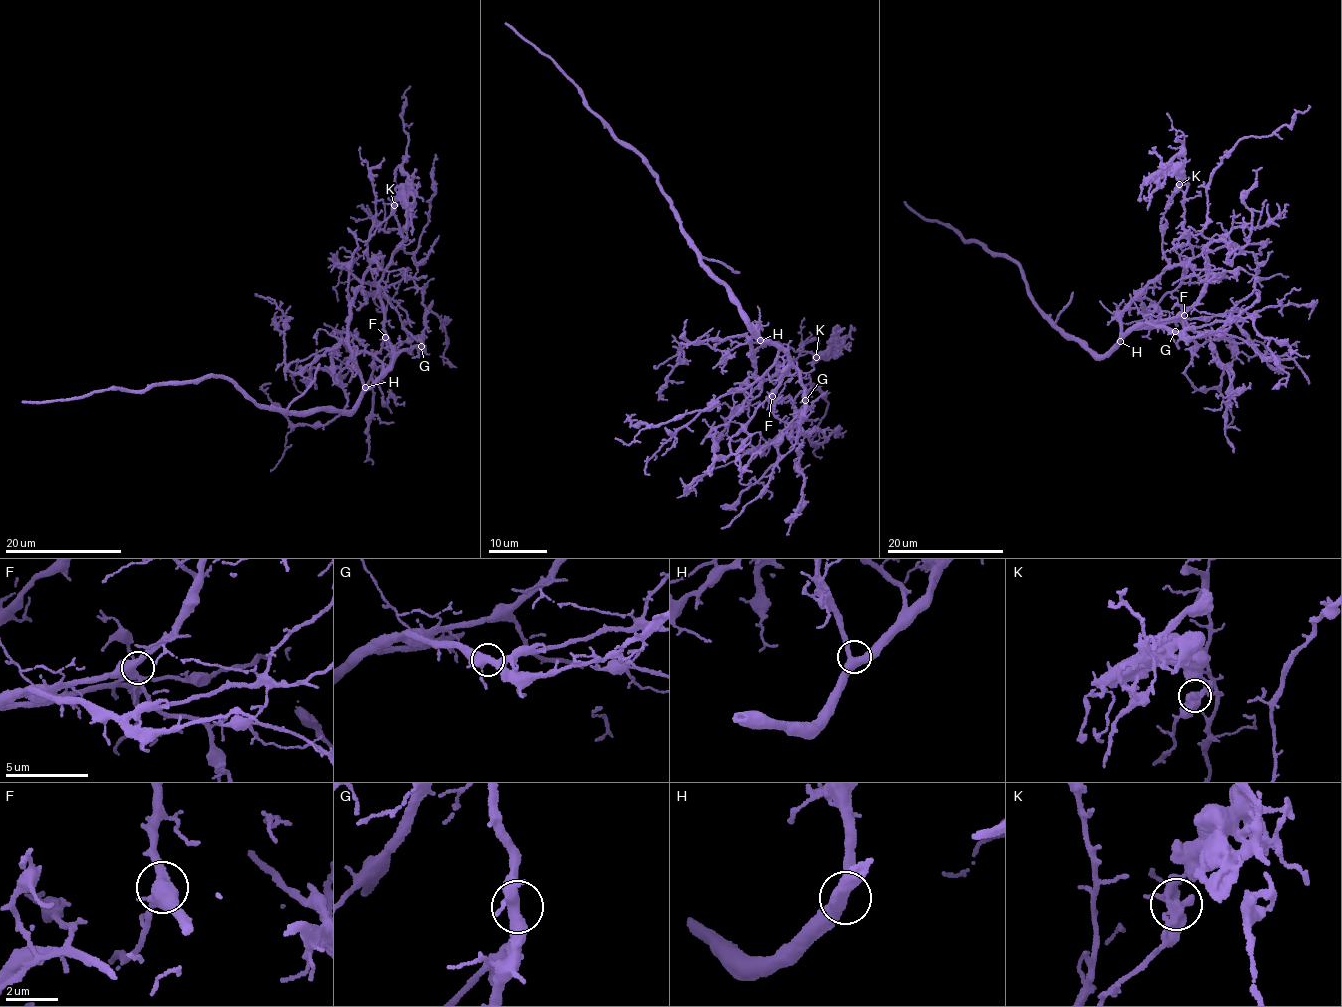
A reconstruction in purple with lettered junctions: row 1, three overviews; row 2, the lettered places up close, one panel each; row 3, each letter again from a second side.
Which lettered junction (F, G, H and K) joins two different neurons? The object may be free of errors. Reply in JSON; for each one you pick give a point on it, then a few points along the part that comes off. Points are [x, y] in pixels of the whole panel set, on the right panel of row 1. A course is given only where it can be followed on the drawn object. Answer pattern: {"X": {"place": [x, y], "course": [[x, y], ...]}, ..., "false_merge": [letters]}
{"K": {"place": [1179, 184], "course": [[1179, 185], [1182, 180], [1171, 172], [1157, 175], [1148, 190], [1147, 209]]}, "false_merge": ["K"]}

